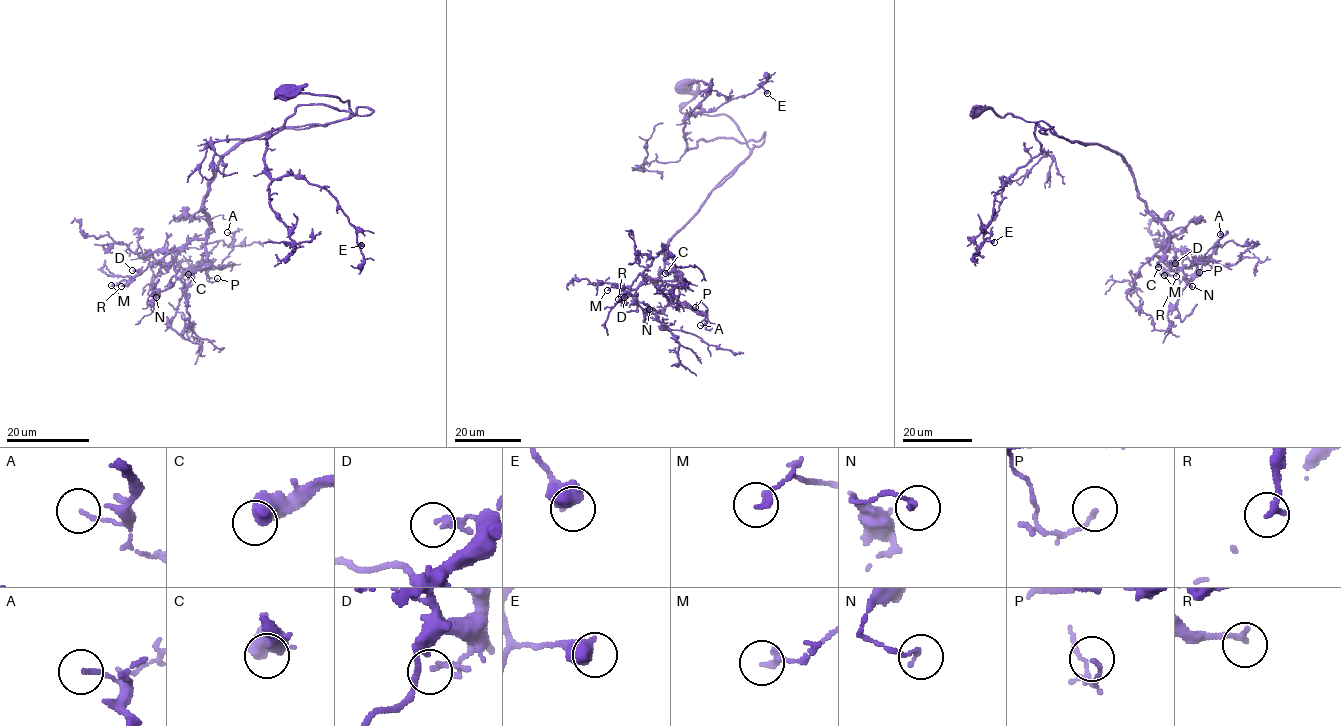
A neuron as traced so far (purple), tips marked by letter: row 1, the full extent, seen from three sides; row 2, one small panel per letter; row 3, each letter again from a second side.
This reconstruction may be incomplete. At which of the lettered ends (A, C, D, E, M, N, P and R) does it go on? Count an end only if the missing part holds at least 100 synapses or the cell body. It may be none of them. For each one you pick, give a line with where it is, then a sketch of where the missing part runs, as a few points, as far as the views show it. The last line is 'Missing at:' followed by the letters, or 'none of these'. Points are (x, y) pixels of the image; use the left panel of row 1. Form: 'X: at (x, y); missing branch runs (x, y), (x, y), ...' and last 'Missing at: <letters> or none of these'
C: at (188, 274); missing branch runs (188, 274), (172, 287), (157, 290), (128, 270), (119, 281), (110, 303), (110, 309), (133, 329), (126, 335)
Missing at: C

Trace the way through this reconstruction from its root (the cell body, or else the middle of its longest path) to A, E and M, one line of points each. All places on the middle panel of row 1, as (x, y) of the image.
A: (683, 85), (682, 113), (726, 114), (750, 152), (665, 250), (681, 277), (672, 300), (700, 325)
E: (683, 85), (682, 113), (726, 114), (751, 150), (764, 132), (687, 149), (692, 114), (767, 93)
M: (683, 85), (682, 113), (726, 114), (750, 152), (668, 242), (675, 280), (607, 290)

